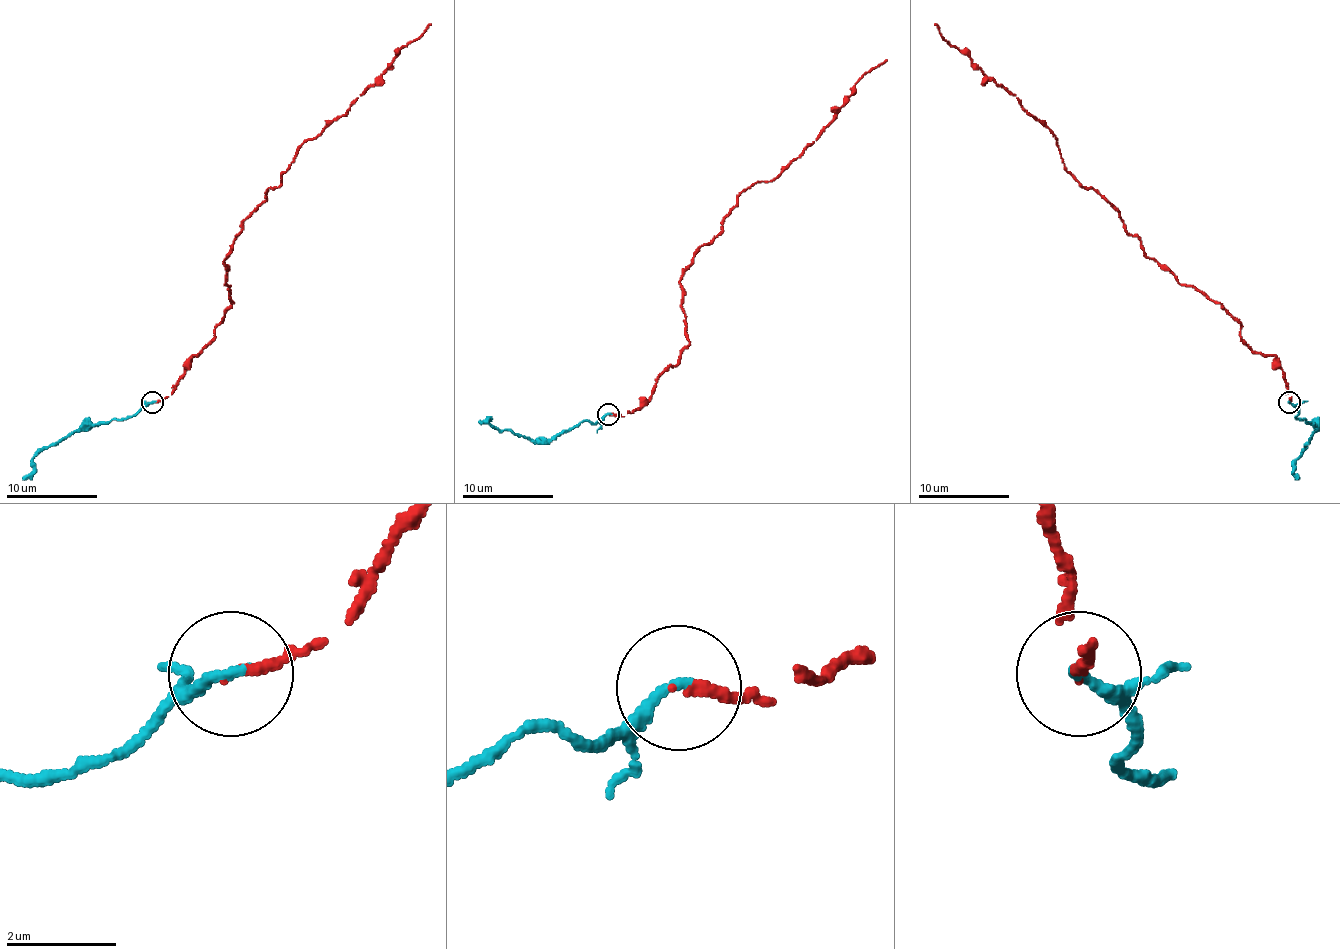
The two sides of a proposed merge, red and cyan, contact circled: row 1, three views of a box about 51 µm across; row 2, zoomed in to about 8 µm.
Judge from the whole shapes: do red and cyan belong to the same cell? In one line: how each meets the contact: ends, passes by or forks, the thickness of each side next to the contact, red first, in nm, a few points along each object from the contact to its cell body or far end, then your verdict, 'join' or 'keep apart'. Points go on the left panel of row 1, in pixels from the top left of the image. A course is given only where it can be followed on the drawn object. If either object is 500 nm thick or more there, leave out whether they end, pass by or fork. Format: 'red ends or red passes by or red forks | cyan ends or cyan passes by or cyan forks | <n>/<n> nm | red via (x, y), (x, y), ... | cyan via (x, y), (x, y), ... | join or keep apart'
red ends | cyan ends | 190/200 nm | red via (153, 403), (171, 394), (232, 303), (225, 257), (244, 221), (280, 184), (296, 150), (339, 119), (430, 23) | cyan via (153, 403), (125, 419), (98, 421), (94, 425), (73, 430), (44, 448), (32, 459), (32, 471), (23, 480) | join

